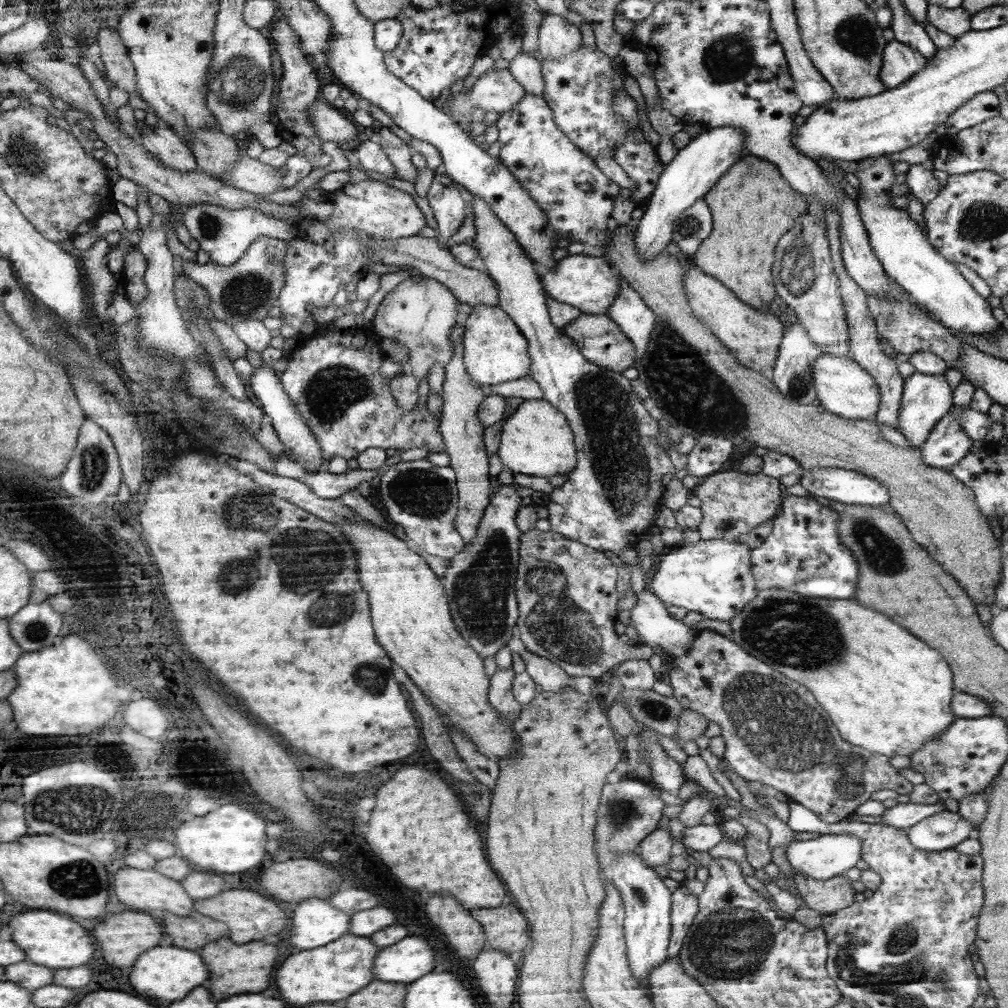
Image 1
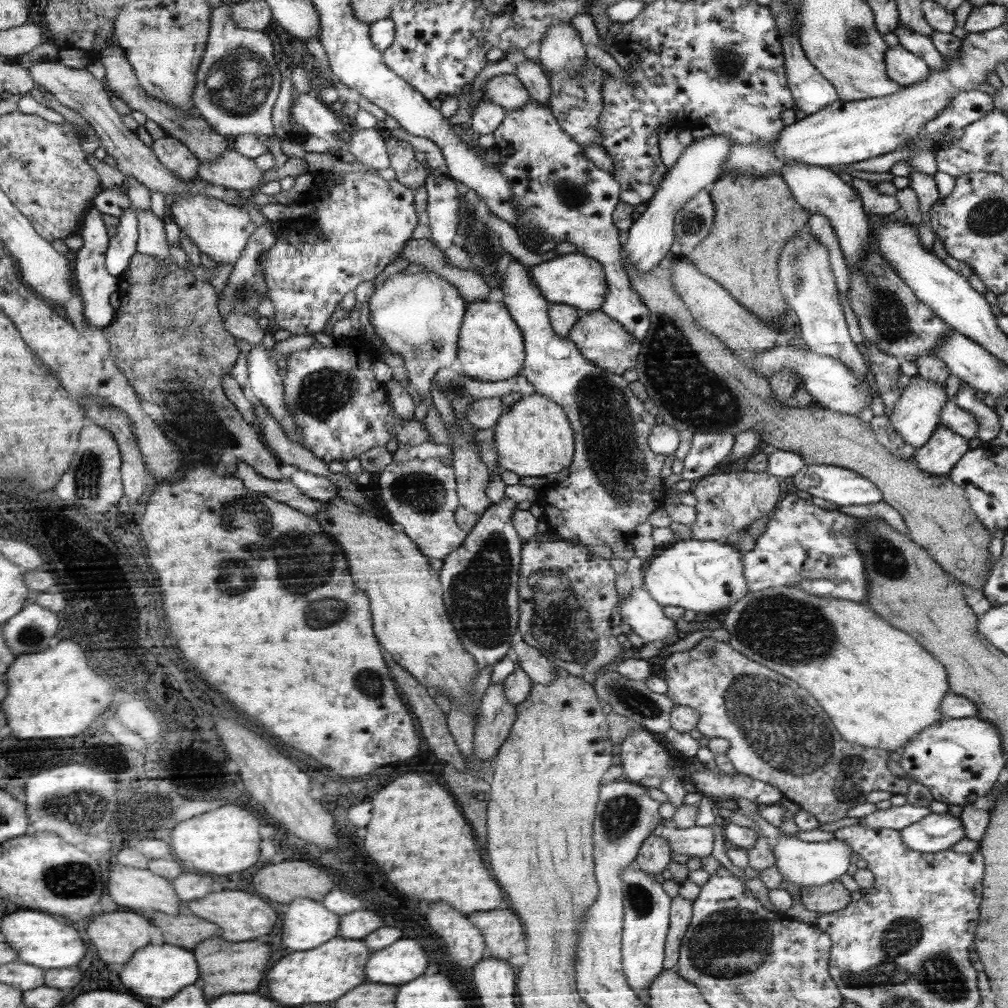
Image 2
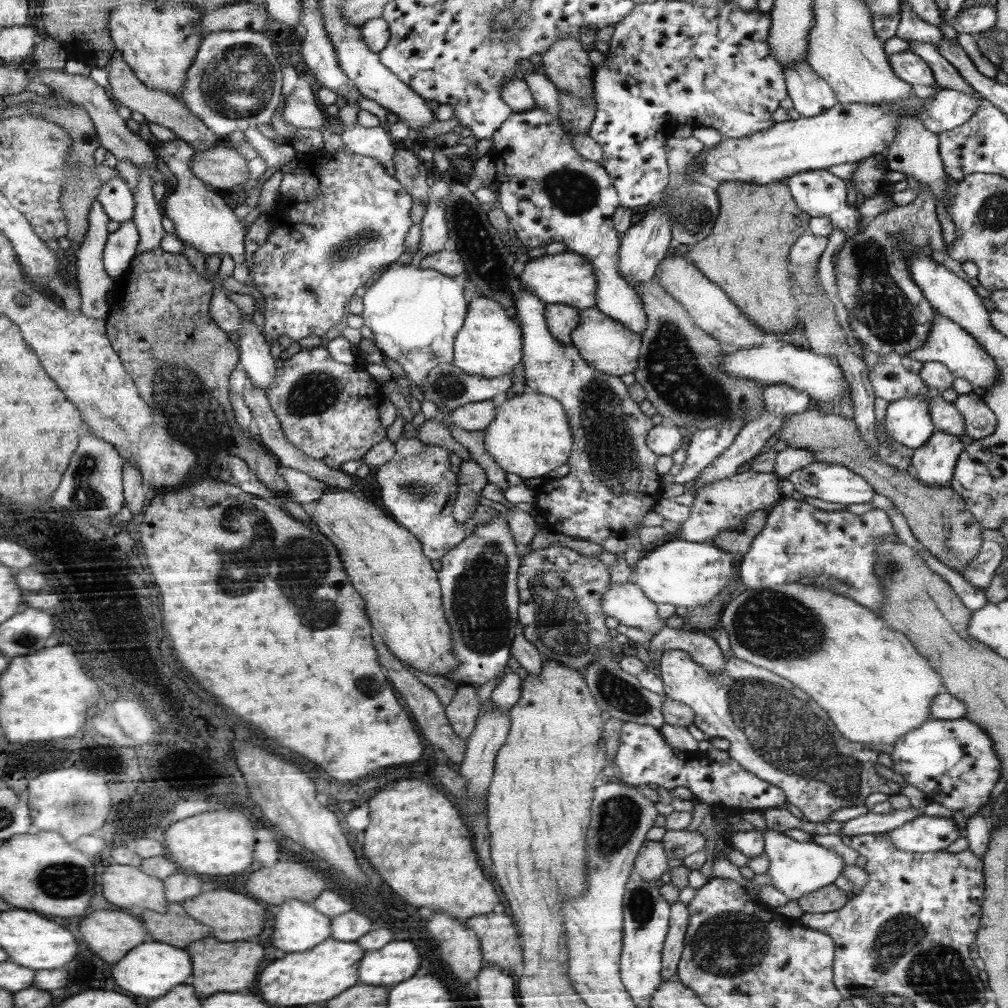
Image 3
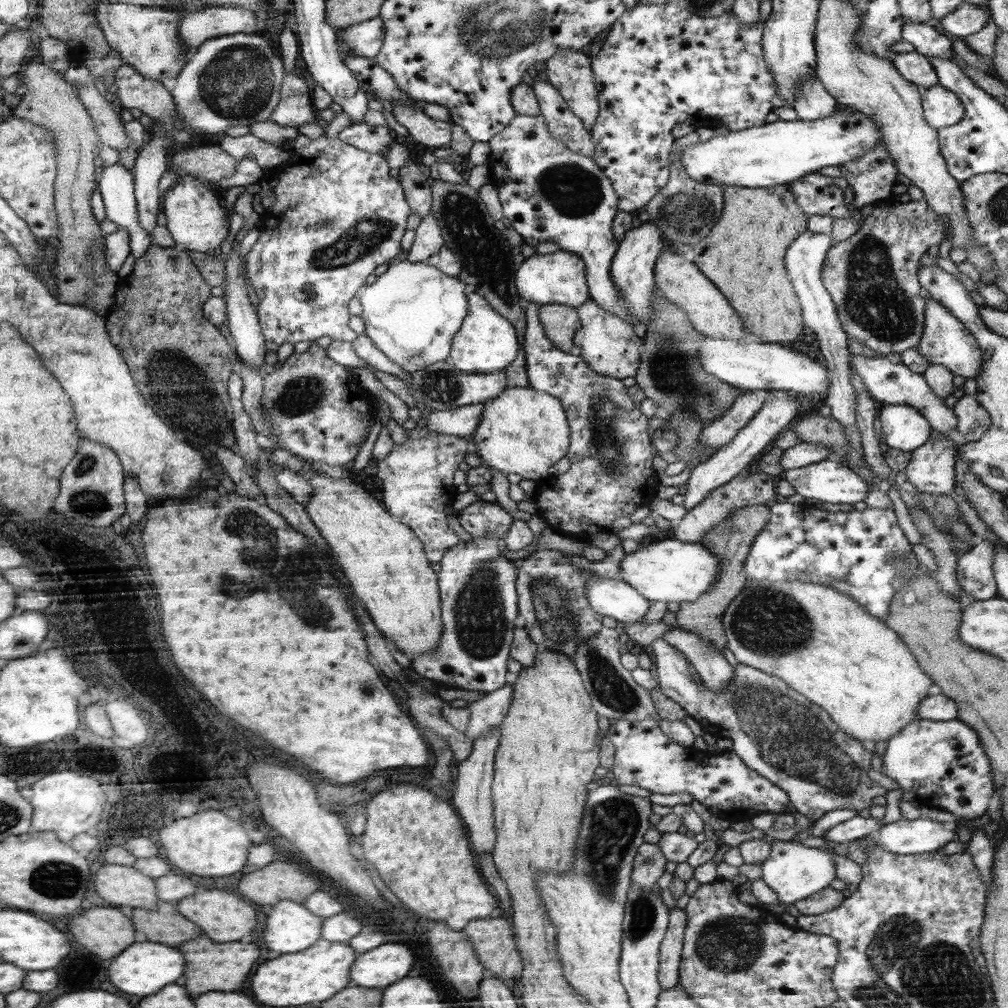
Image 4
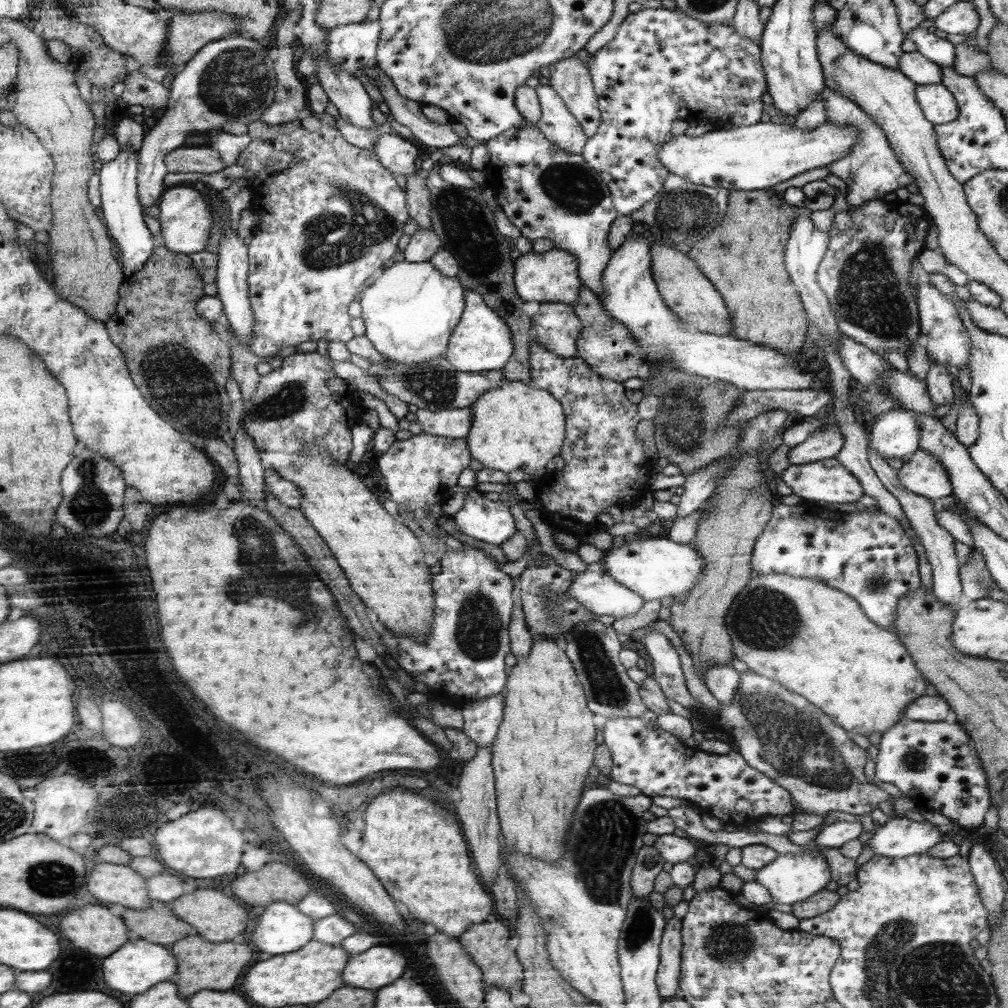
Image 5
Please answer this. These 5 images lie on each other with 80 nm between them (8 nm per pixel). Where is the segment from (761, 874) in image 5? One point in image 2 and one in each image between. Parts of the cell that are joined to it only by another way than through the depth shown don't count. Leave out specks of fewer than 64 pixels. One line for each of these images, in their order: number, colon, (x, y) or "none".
2: (805, 863)
3: (797, 868)
4: (794, 871)

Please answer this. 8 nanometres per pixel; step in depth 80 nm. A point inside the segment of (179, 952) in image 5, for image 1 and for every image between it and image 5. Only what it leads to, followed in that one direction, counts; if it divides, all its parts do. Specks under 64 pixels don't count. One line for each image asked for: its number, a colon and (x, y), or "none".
1: (234, 968)
2: (226, 967)
3: (219, 966)
4: (223, 967)

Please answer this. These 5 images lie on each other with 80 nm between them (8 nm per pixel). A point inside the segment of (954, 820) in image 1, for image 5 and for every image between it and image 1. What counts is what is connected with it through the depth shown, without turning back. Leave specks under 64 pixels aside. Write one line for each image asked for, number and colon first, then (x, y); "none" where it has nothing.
2: (936, 832)
3: (924, 834)
4: (915, 837)
5: (899, 838)

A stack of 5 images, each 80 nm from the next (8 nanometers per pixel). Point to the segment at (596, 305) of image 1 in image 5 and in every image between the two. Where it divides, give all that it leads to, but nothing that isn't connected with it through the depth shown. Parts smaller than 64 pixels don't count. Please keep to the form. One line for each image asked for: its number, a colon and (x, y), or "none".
2: (580, 281)
3: (568, 278)
4: (557, 278)
5: (551, 277)

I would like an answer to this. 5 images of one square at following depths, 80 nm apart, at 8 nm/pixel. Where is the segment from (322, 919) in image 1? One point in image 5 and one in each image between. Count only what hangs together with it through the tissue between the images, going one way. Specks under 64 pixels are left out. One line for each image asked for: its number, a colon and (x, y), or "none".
2: (306, 924)
3: (298, 926)
4: (292, 927)
5: (282, 929)

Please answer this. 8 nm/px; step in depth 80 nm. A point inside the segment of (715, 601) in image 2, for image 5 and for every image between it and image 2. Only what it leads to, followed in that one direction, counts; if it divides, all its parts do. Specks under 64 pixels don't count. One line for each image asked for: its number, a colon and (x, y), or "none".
3: (691, 574)
4: (668, 570)
5: (654, 567)

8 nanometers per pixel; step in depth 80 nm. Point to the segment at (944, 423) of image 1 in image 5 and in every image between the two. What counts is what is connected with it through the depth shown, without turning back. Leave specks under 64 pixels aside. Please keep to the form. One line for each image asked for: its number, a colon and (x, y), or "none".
2: (938, 456)
3: (934, 463)
4: (931, 469)
5: (923, 474)

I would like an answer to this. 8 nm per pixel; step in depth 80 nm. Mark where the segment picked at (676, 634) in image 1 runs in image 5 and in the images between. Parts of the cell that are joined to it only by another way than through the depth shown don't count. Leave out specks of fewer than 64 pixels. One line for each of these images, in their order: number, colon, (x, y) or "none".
2: (646, 616)
3: (631, 605)
4: (615, 598)
5: (595, 589)

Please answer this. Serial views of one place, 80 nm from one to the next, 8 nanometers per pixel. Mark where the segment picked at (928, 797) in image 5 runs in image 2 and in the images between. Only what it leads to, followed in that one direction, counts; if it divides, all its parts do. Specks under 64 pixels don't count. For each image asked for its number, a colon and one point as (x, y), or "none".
2: (958, 760)
3: (953, 762)
4: (944, 763)

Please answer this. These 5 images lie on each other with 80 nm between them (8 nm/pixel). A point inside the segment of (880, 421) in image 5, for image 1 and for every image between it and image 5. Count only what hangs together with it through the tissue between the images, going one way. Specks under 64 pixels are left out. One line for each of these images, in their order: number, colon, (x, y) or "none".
1: (926, 399)
2: (916, 414)
3: (908, 421)
4: (904, 428)

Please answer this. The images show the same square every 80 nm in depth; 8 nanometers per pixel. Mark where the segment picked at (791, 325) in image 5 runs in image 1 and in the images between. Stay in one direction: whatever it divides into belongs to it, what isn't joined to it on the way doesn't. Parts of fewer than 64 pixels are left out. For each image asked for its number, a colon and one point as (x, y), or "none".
1: (753, 205)
2: (755, 215)
3: (747, 252)
4: (744, 254)

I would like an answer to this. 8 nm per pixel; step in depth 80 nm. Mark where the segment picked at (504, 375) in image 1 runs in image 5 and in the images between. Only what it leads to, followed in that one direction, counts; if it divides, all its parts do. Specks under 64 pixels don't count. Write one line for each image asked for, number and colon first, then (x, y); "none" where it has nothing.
2: (491, 347)
3: (490, 345)
4: (487, 343)
5: (481, 342)

